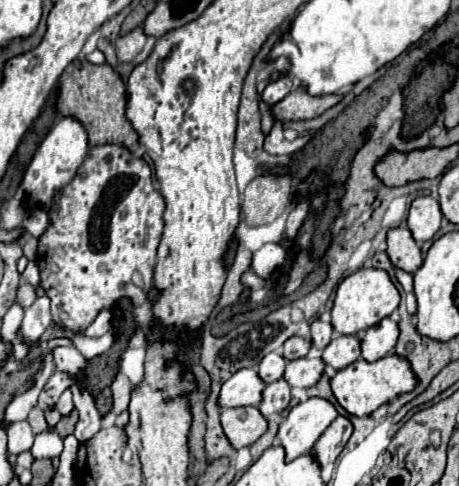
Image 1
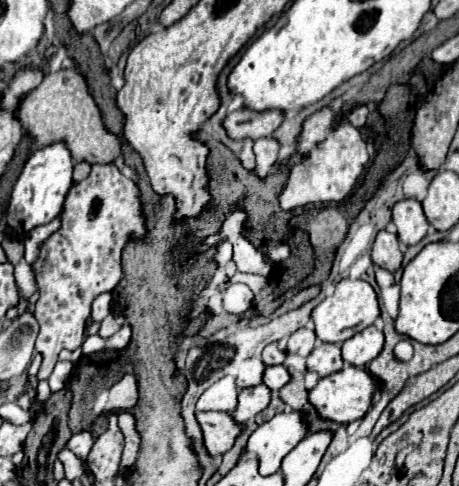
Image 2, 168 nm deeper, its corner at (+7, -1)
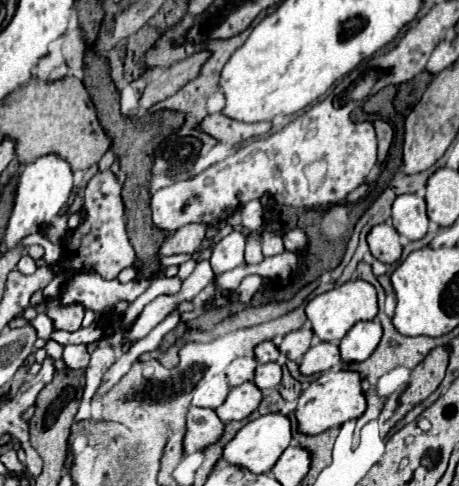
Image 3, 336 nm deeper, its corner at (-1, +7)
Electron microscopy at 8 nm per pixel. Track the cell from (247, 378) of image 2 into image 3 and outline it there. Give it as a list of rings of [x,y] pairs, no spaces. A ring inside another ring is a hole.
[[[240,356],[226,368],[226,378],[230,386],[240,386],[252,380],[252,372],[256,372],[256,356]]]

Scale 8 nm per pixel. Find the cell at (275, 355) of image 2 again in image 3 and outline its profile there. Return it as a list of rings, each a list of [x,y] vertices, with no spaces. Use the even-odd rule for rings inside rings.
[[[270,340],[256,346],[256,358],[258,358],[260,364],[264,364],[264,362],[274,362],[278,356],[280,356],[280,350],[278,350],[278,346],[274,346],[274,342],[270,342]]]

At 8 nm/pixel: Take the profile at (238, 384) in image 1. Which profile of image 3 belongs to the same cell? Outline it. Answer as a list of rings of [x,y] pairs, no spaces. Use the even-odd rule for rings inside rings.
[[[224,374],[214,376],[210,382],[198,386],[192,406],[202,406],[202,408],[218,408],[220,404],[224,404],[224,396],[228,396],[230,392],[230,384],[226,380]]]

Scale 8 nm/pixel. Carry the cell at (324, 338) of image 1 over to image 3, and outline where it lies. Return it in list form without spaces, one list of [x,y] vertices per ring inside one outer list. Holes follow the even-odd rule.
[[[307,320],[300,330],[290,332],[290,334],[282,340],[282,344],[280,344],[278,348],[280,348],[280,352],[284,352],[290,360],[300,362],[302,356],[304,356],[304,352],[308,352],[310,344],[312,344],[312,336],[314,336],[314,332],[312,332],[311,322]]]

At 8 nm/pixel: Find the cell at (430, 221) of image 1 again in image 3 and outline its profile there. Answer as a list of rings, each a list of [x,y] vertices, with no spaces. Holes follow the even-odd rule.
[[[400,194],[392,206],[392,220],[398,234],[408,240],[420,240],[428,232],[426,202],[416,194]]]

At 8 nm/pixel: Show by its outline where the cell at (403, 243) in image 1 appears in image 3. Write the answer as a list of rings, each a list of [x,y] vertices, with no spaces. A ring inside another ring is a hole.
[[[390,222],[374,226],[368,234],[368,244],[370,244],[370,252],[374,254],[374,258],[384,264],[394,264],[402,256],[400,234]]]

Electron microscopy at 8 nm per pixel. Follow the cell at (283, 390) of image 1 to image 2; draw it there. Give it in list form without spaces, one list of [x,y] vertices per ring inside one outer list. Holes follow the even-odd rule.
[[[264,384],[254,386],[254,388],[244,388],[238,394],[238,406],[230,412],[230,416],[236,424],[244,424],[246,420],[262,412],[268,404],[270,404],[270,392],[268,388],[264,388]]]

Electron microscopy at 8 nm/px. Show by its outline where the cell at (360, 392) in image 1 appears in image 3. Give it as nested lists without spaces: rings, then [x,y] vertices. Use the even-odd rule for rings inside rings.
[[[328,370],[322,372],[298,398],[296,418],[298,430],[304,434],[320,434],[328,428],[342,426],[346,420],[362,416],[366,410],[366,396],[358,372],[352,370]]]

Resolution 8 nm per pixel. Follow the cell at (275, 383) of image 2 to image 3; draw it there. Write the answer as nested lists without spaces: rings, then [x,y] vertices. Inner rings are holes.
[[[268,362],[268,364],[258,364],[256,368],[256,386],[260,390],[270,390],[270,388],[278,388],[282,380],[282,366],[276,362]]]

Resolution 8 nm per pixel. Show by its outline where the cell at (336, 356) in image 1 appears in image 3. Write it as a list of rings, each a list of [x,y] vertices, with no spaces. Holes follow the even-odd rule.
[[[318,342],[304,354],[304,360],[300,362],[300,372],[306,376],[312,376],[312,374],[326,372],[326,370],[338,366],[340,362],[342,362],[342,358],[340,358],[338,344]]]

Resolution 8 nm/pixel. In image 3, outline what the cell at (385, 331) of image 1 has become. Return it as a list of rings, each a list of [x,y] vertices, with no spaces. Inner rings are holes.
[[[378,318],[358,322],[340,342],[340,354],[346,362],[364,362],[382,340],[382,324]]]

